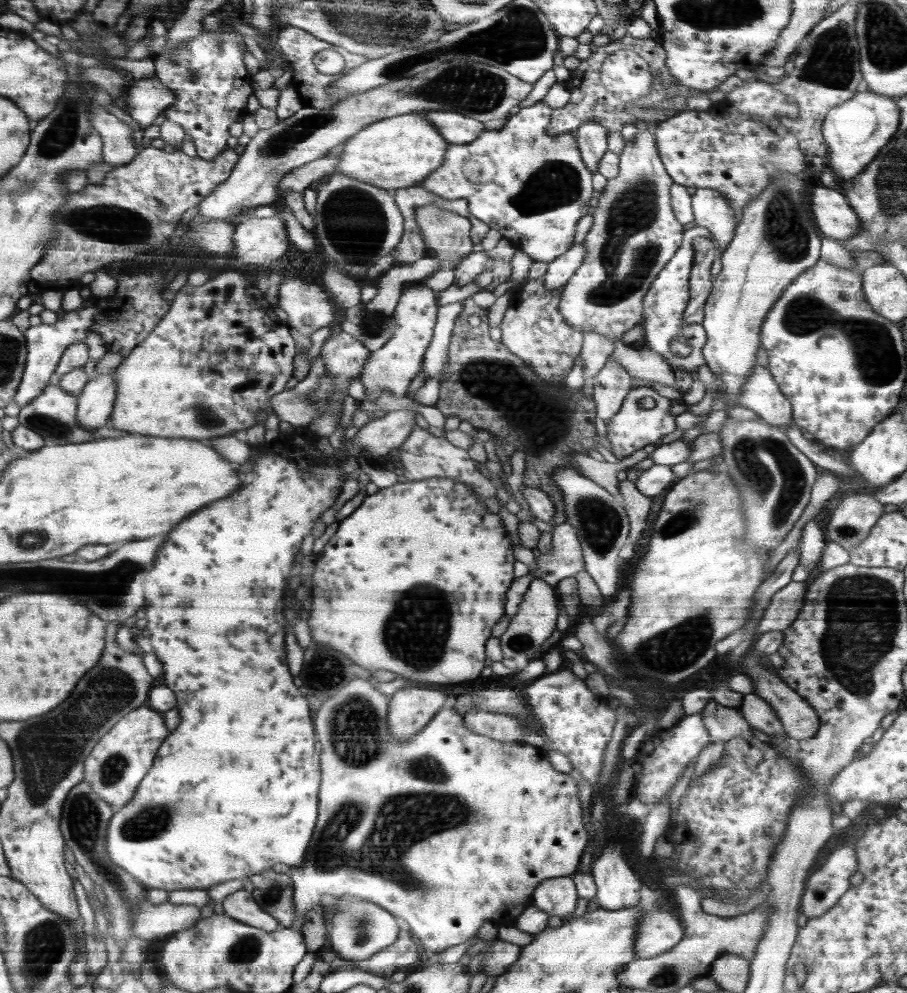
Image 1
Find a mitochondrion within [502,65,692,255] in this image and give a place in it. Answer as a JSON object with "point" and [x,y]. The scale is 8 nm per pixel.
{"point":[558,183]}

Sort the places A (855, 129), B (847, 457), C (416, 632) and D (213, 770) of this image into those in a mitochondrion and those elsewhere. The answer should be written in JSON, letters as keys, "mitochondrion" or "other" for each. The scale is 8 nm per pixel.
{"A":"other","B":"other","C":"mitochondrion","D":"other"}

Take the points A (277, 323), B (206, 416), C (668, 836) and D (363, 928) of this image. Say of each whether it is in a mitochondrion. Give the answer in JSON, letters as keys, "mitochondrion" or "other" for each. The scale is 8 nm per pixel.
{"A":"other","B":"mitochondrion","C":"other","D":"mitochondrion"}

